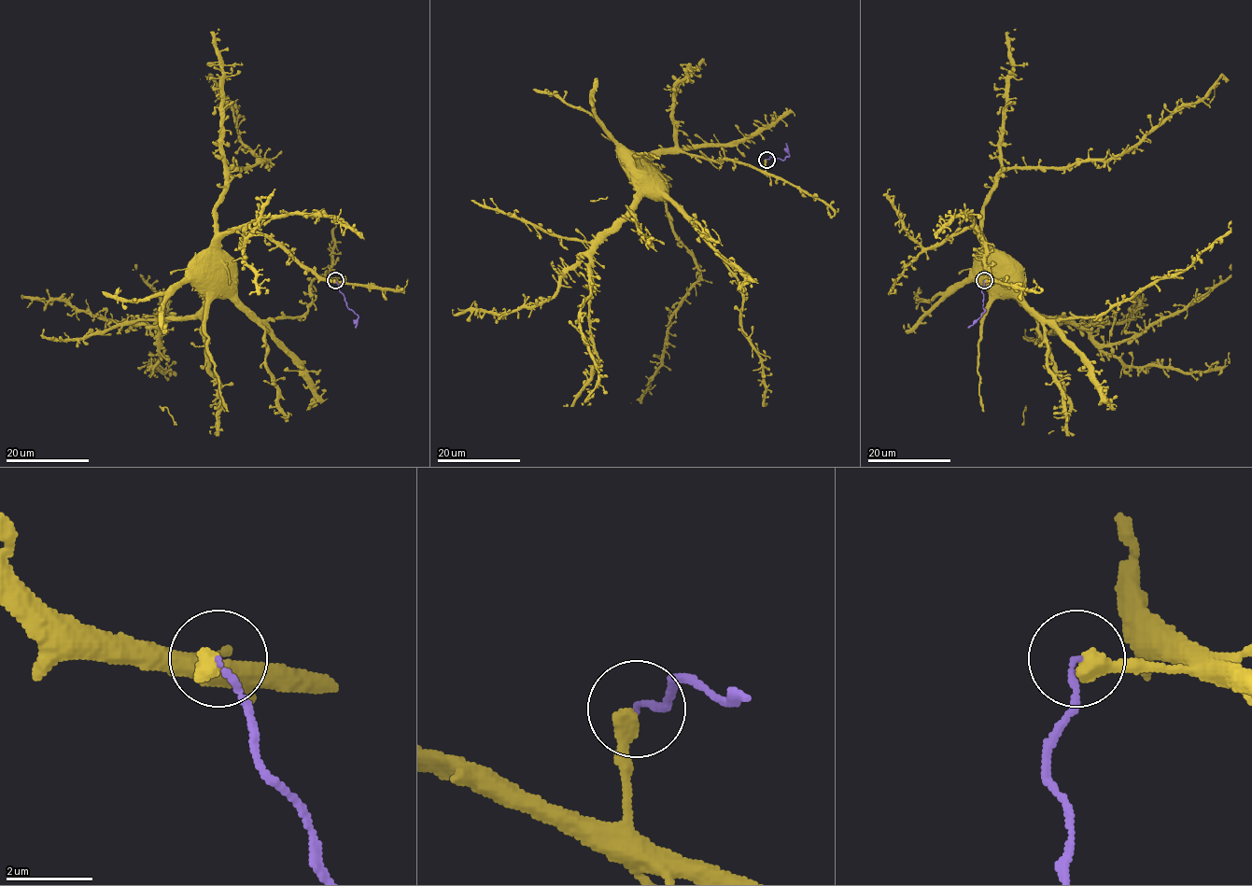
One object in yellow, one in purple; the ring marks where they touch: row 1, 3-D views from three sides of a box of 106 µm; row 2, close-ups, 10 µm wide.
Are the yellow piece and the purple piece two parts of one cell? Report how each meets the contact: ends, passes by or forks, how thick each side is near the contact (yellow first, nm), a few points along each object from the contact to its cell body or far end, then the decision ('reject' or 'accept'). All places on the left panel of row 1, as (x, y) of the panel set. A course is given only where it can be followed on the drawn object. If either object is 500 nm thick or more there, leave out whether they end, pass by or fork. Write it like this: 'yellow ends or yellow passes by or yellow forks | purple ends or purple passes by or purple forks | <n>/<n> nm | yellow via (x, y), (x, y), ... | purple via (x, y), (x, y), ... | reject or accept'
yellow ends | purple ends | 440/120 nm | yellow via (335, 280), (250, 229), (220, 240), (220, 267), (260, 319), (301, 316), (329, 270), (332, 220) | purple via (335, 280), (347, 306), (358, 316), (355, 328) | reject

